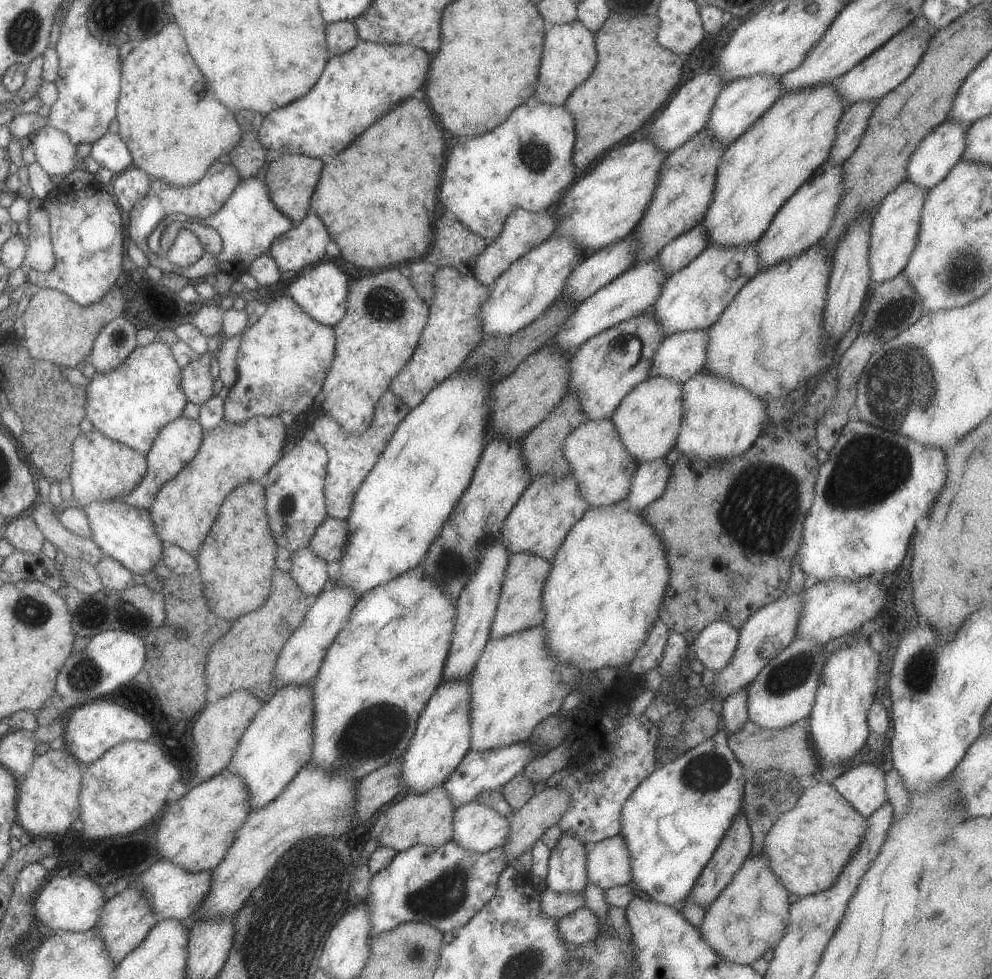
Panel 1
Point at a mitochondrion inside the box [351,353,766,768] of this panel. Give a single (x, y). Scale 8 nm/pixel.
(452, 563)

